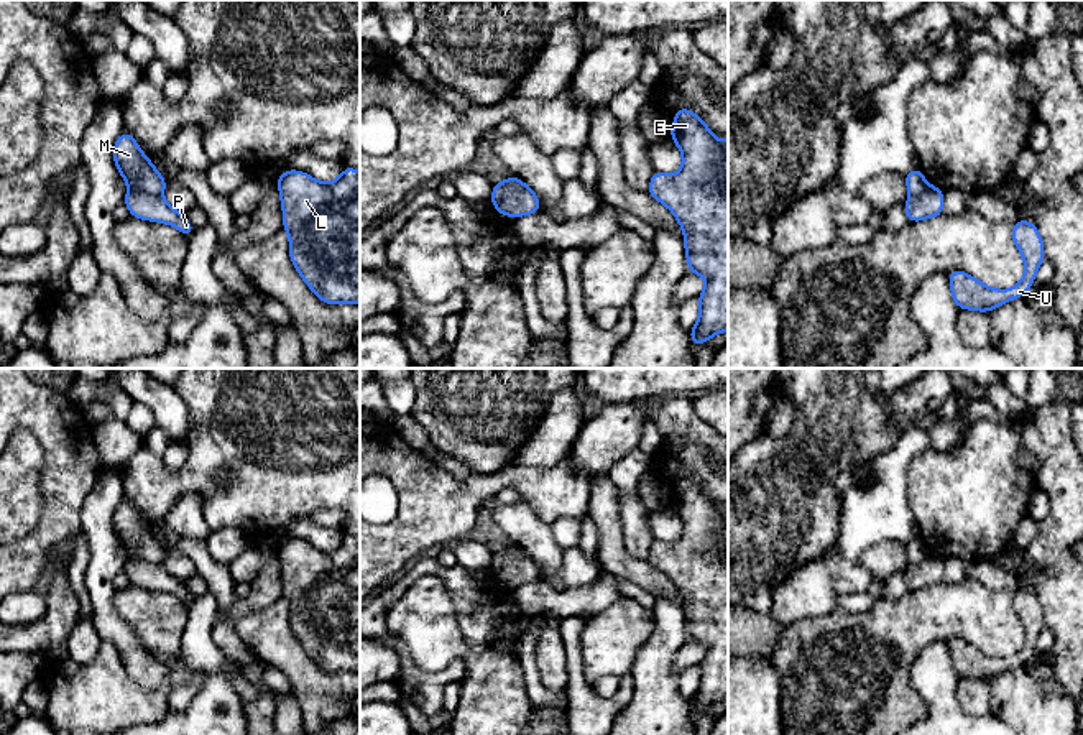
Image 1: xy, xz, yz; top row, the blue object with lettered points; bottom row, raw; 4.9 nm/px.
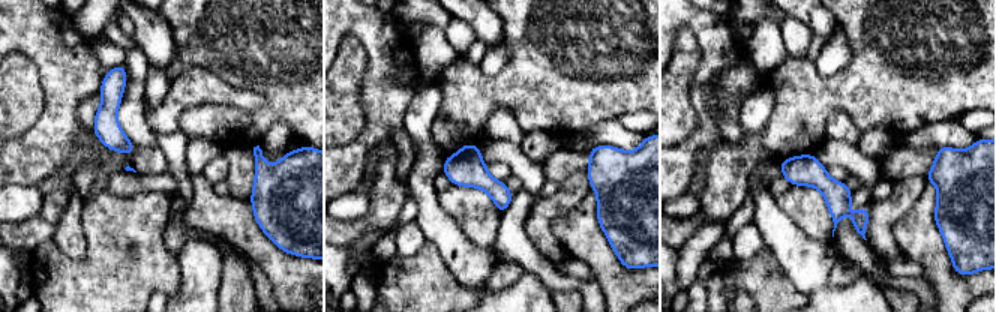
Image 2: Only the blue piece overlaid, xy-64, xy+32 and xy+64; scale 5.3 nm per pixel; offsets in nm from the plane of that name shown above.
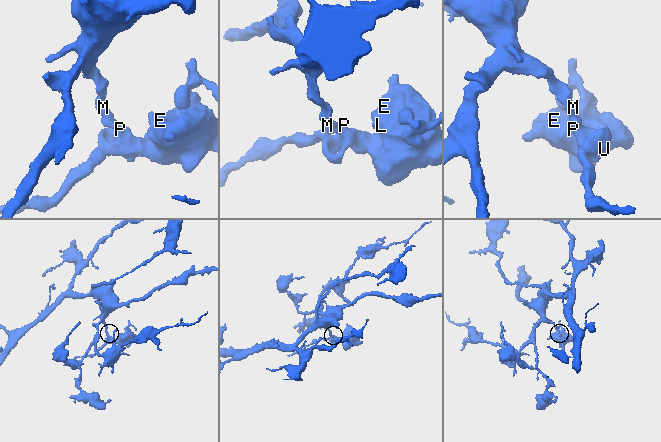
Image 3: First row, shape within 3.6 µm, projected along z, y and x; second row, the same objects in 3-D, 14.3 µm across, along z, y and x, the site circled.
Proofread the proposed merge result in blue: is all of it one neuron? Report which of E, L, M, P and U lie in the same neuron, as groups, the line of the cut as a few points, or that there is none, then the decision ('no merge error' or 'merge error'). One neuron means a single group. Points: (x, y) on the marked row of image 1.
E L P U / M | xy (130, 186), (160, 196) | merge error

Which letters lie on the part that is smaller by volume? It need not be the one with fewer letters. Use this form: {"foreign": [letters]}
{"foreign": ["E", "L", "P", "U"]}

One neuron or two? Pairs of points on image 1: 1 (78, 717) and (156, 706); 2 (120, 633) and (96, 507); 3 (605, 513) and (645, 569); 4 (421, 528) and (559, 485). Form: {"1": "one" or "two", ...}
{"1": "one", "2": "one", "3": "one", "4": "one"}

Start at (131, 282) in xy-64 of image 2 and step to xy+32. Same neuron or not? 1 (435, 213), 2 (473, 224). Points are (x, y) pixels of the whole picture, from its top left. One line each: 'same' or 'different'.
1: different
2: same

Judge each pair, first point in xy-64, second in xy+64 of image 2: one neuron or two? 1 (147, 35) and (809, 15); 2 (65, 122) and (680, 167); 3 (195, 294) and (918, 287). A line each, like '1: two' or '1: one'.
1: one
2: one
3: two

